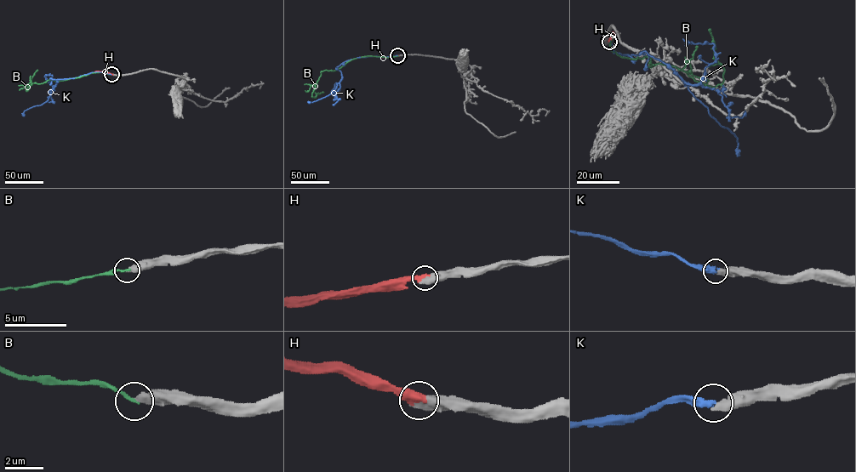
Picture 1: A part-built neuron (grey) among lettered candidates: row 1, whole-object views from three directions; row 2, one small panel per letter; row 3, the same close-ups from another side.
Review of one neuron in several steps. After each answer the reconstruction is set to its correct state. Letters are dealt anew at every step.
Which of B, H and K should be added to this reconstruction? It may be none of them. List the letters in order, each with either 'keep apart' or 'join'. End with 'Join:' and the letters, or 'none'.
B: keep apart
H: join
K: keep apart
Join: H

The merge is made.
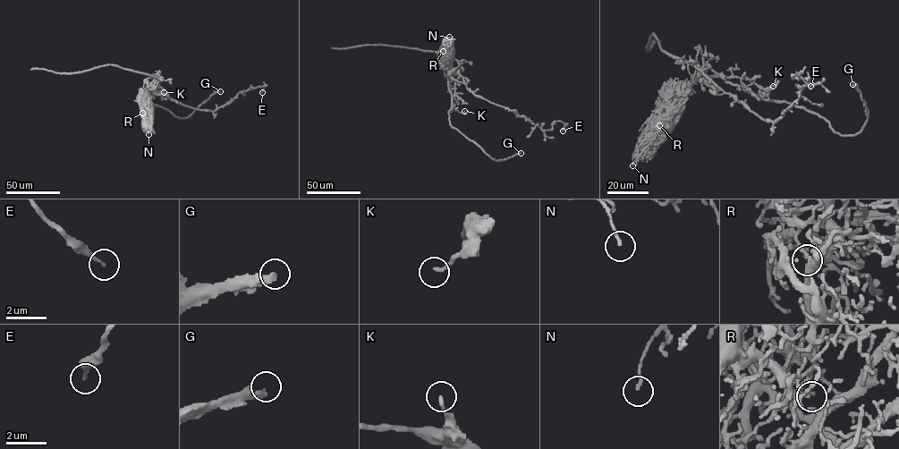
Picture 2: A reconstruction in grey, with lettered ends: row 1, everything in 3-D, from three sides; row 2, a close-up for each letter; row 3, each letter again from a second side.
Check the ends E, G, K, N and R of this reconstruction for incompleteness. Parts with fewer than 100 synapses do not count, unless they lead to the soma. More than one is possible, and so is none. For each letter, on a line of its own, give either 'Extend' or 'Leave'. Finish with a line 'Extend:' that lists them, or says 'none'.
E: Leave
G: Extend
K: Leave
N: Leave
R: Leave
Extend: G

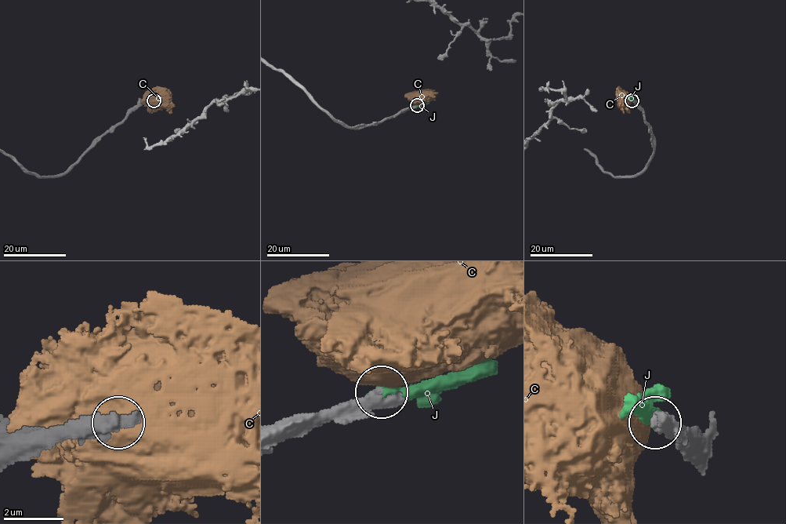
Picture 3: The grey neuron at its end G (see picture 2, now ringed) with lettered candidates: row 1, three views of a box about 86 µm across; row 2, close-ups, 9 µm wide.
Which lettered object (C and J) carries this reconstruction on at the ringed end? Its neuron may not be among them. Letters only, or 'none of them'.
J

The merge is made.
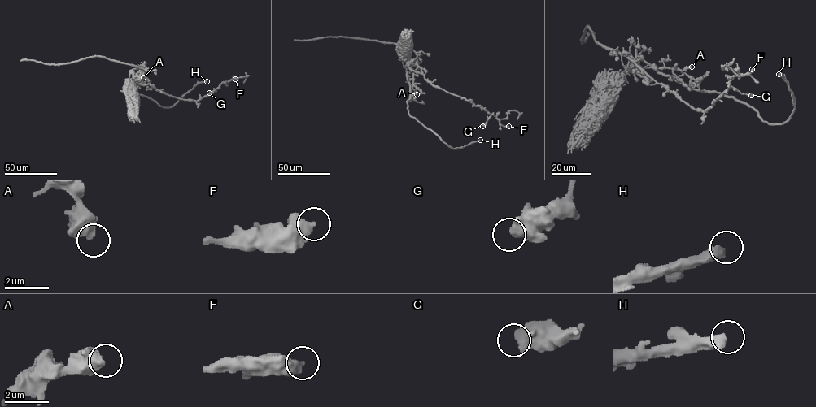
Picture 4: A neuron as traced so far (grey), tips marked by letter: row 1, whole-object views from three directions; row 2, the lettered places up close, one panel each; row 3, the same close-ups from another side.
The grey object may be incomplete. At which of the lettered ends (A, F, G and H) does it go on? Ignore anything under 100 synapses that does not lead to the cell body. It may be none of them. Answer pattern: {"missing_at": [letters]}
{"missing_at": ["H"]}

